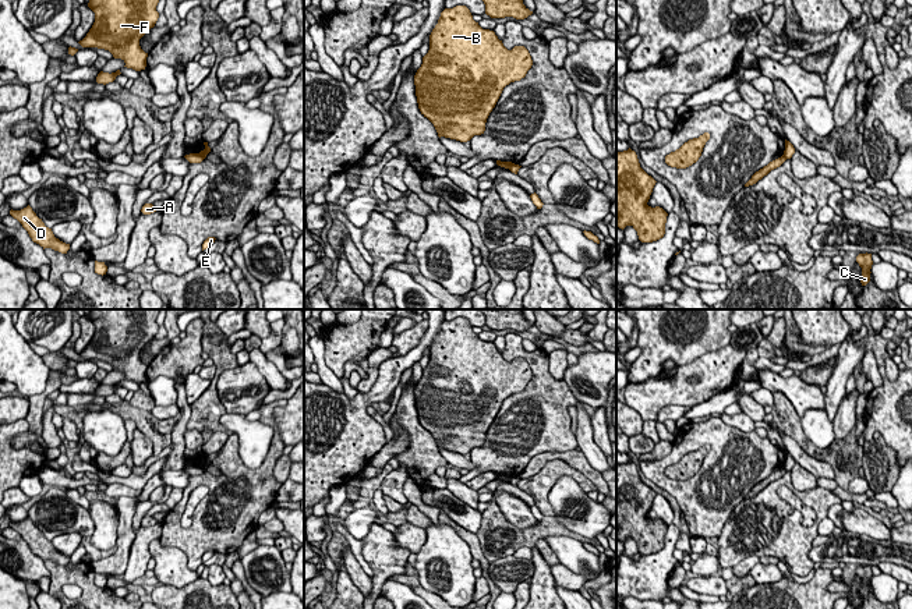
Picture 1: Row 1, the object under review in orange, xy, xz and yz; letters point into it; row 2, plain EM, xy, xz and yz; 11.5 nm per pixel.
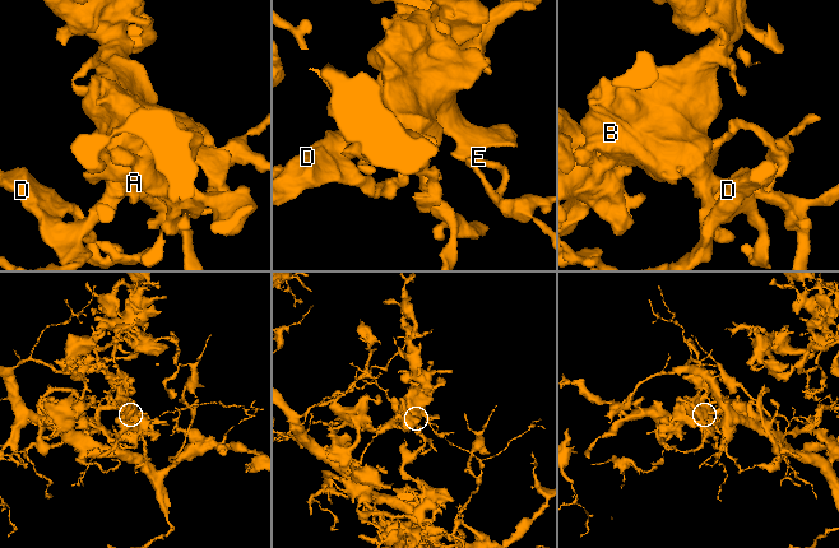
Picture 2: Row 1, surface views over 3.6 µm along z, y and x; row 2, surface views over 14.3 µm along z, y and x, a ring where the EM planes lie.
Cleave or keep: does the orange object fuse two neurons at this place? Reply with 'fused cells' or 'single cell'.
fused cells

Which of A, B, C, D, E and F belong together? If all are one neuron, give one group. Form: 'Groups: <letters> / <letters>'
Groups: A B C D F / E

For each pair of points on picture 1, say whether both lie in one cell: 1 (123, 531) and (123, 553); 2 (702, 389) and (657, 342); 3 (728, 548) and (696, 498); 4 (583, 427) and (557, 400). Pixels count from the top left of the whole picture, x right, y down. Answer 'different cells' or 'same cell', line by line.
1: same cell
2: different cells
3: different cells
4: different cells

